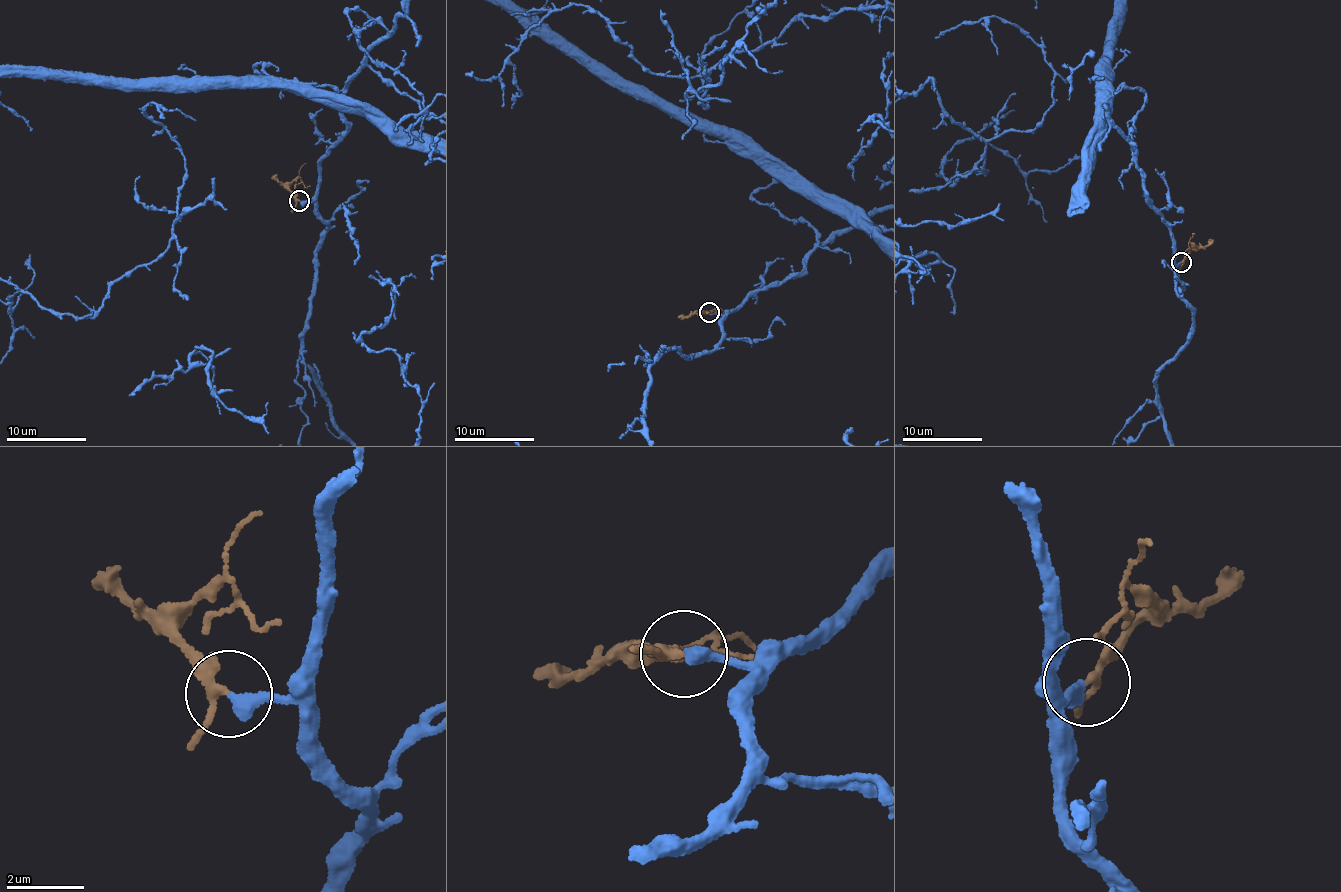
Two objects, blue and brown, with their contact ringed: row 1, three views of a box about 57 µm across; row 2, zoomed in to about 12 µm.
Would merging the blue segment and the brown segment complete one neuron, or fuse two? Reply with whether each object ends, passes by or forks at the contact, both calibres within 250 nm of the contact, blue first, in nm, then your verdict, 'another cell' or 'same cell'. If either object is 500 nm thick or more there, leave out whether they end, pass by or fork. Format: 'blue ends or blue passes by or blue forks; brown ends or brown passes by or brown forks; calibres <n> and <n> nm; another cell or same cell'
blue ends; brown passes by; calibres 380 and 180 nm; same cell

